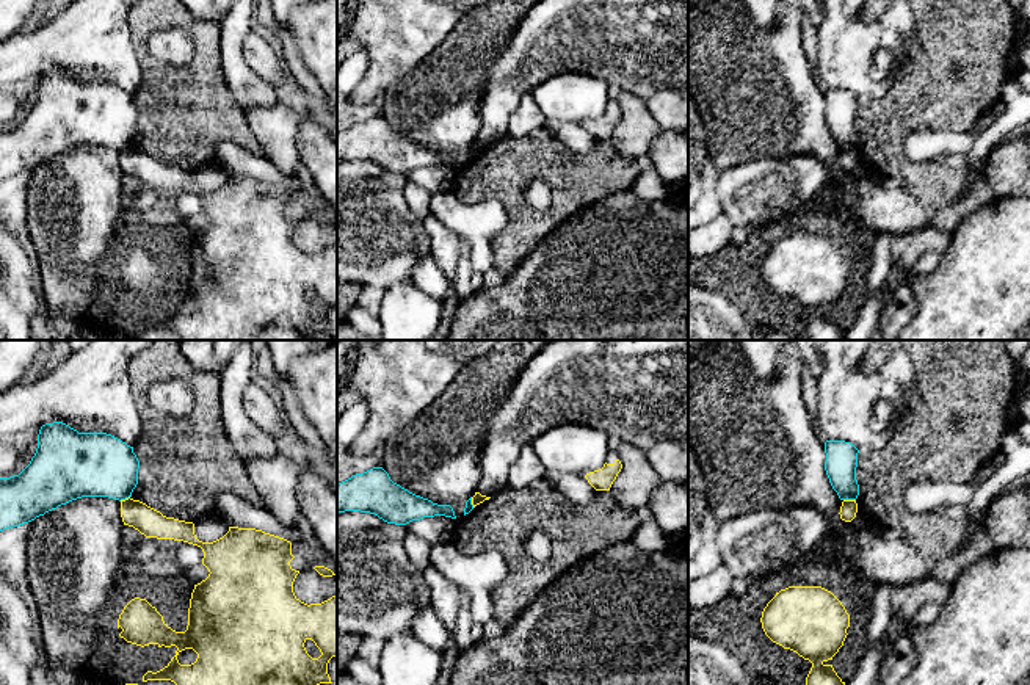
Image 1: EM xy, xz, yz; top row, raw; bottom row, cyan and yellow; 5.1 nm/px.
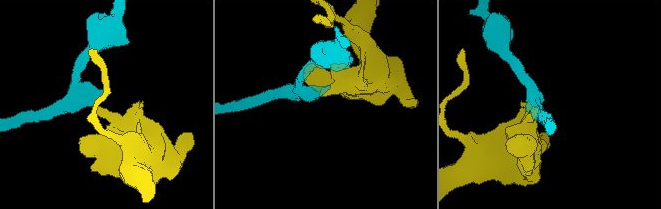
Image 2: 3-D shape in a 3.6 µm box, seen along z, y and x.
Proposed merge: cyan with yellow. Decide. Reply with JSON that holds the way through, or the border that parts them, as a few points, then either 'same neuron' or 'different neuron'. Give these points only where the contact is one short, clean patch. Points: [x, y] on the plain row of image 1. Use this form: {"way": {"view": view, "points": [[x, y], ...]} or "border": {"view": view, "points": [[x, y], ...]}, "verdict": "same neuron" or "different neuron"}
{"border": {"view": "yz", "points": [[844, 148], [855, 149]]}, "verdict": "different neuron"}

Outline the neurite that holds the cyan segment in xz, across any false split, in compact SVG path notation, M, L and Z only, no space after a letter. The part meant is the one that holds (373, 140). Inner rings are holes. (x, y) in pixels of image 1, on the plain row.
M383 116L337 132L337 161L361 160L378 165L387 172L406 174L423 166L456 168L450 154L437 154L394 132Z

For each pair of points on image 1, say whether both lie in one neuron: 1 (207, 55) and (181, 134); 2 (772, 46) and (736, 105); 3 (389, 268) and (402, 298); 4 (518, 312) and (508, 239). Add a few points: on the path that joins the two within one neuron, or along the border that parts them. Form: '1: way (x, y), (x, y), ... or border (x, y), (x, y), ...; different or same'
1: way (204, 74), (196, 94), (184, 107), (184, 115); same
2: way (772, 60), (772, 69), (750, 91); same
3: border (411, 281), (392, 284), (384, 292); different
4: border (538, 245), (505, 278); different

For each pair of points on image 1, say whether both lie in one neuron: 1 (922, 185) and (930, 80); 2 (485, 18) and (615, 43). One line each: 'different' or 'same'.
1: same
2: different

